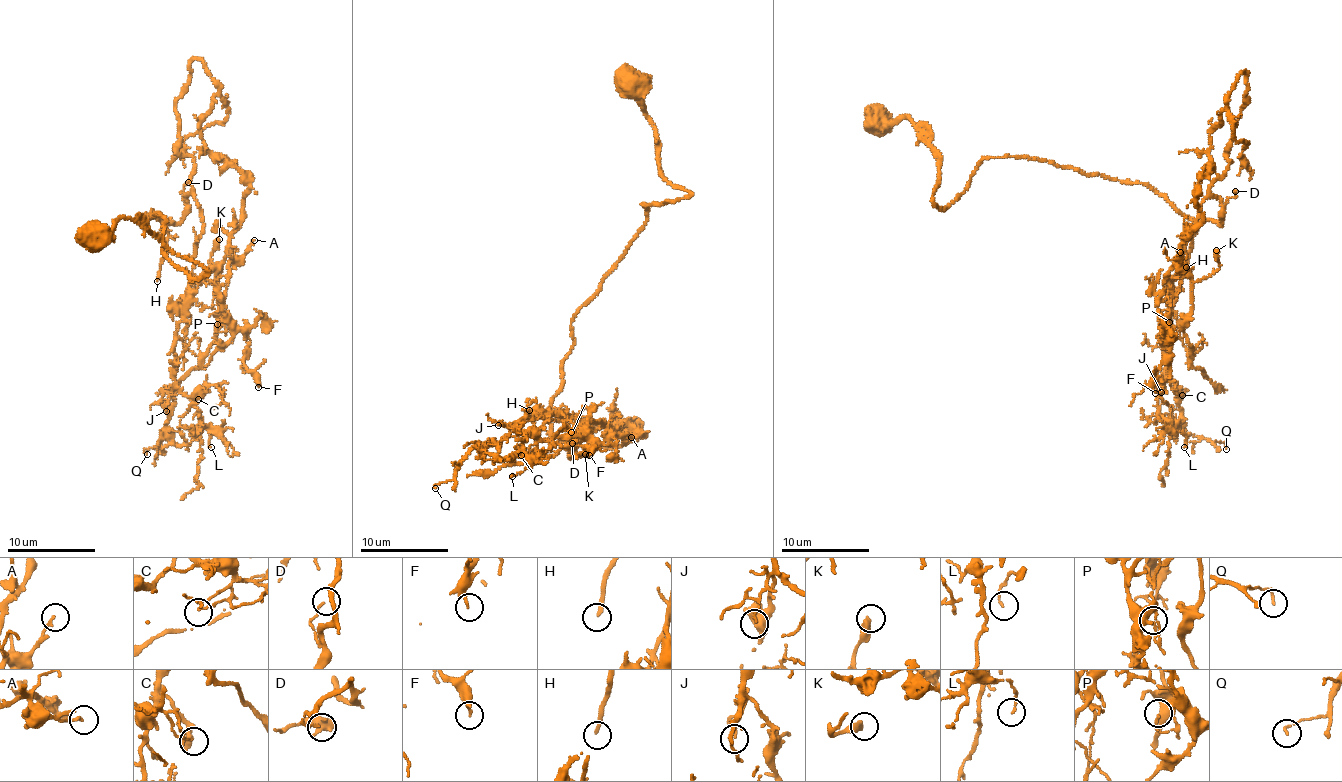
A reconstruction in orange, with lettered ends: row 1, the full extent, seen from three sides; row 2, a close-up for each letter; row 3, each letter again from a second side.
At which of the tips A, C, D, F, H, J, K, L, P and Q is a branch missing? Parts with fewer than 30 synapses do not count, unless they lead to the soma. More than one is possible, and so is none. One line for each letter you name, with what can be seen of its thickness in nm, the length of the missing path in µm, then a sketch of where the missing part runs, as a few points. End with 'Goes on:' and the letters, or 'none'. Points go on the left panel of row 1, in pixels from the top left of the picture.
H: calibre 190 nm; missing 35 µm; course (157, 281), (150, 293), (136, 392), (119, 411), (115, 453), (105, 462), (98, 490), (105, 504), (101, 508)
Goes on: H

